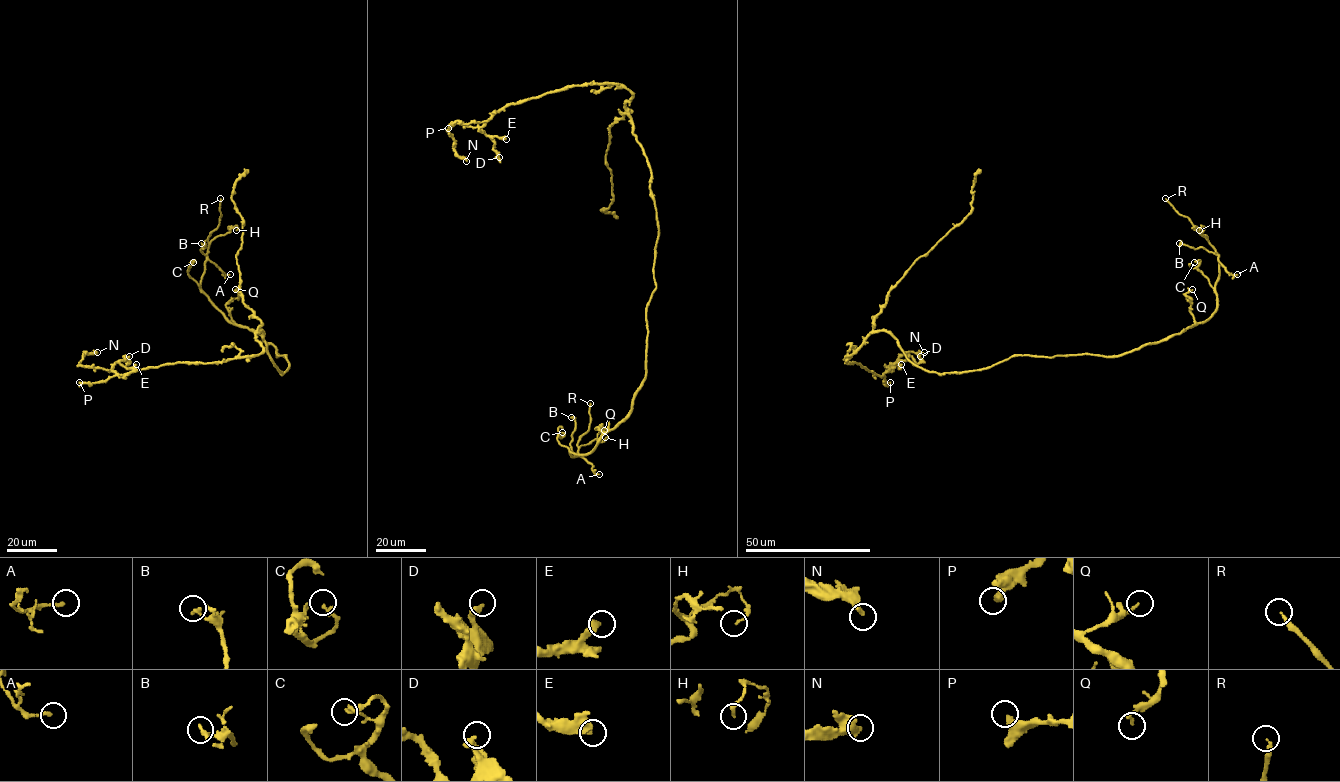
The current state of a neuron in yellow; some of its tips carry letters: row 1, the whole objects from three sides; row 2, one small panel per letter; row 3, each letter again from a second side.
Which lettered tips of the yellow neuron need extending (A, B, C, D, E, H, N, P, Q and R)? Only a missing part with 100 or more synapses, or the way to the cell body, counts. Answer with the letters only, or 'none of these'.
R

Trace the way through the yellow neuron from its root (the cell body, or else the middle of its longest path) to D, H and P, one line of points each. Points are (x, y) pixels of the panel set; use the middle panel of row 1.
D: (657, 222), (650, 167), (625, 106), (632, 93), (619, 85), (567, 85), (506, 104), (479, 128), (499, 157)
H: (657, 222), (656, 289), (646, 313), (646, 377), (629, 414), (590, 452), (570, 454), (605, 437)
P: (657, 222), (650, 167), (625, 106), (632, 93), (619, 85), (567, 85), (448, 128)

